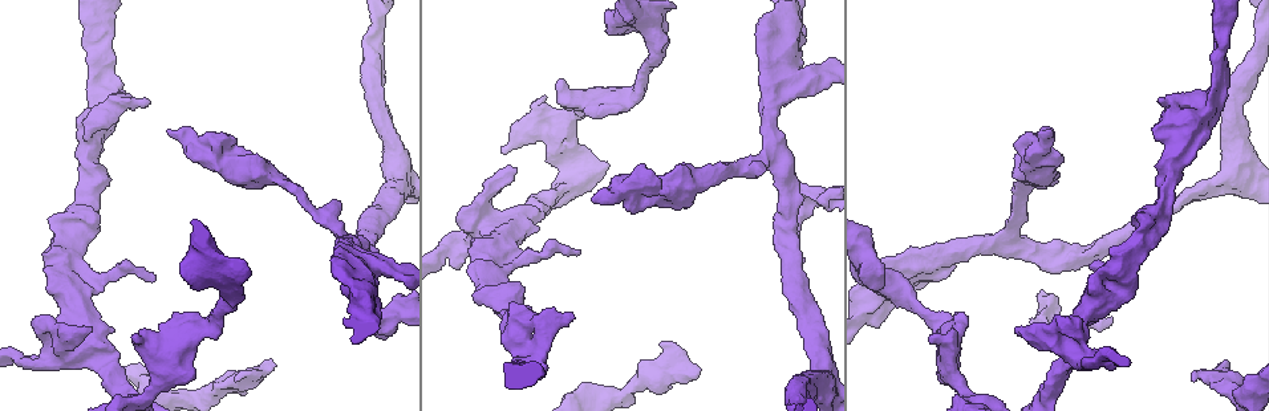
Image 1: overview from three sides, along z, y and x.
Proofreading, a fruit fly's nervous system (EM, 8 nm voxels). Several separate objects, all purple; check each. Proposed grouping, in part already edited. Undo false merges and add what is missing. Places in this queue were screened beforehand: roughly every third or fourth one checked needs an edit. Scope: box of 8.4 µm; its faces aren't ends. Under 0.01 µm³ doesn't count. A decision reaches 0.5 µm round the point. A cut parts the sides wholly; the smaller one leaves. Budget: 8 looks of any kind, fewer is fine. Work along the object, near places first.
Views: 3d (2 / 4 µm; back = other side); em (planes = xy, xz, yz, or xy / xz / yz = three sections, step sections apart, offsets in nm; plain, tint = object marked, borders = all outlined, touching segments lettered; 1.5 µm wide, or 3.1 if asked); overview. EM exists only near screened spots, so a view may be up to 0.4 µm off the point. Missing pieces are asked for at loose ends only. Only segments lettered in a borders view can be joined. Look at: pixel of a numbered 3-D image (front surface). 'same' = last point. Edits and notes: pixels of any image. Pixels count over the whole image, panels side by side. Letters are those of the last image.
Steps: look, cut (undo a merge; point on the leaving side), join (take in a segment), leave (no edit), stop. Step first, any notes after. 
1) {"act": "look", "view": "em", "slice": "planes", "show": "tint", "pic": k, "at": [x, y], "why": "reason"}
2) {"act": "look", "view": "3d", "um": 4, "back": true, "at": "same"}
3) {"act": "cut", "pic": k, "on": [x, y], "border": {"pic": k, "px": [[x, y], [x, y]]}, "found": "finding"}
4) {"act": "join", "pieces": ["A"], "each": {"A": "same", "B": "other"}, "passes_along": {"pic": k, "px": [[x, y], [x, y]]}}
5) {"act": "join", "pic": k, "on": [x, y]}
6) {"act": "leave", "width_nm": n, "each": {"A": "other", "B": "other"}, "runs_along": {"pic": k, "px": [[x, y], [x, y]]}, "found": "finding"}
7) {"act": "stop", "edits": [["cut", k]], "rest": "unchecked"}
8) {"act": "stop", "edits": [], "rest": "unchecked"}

{"act": "look", "view": "3d", "um": 4, "pic": 1, "at": [537, 229], "why": "stops while still wide"}

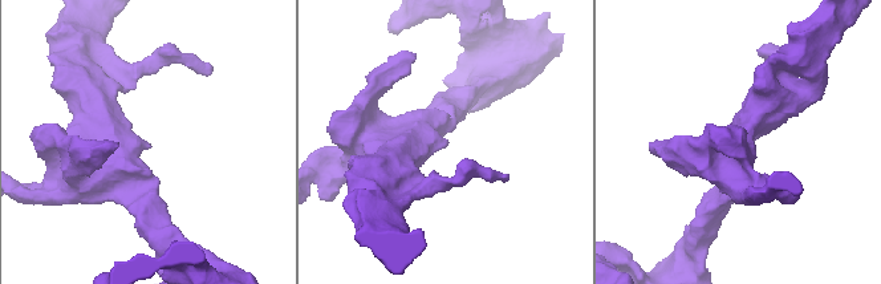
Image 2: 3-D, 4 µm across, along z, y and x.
{"act": "look", "view": "em", "slice": "xy", "step": 4, "show": "borders", "pic": 2, "at": [446, 143], "why": "now the EM"}

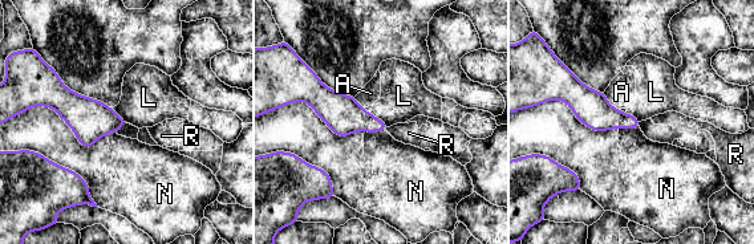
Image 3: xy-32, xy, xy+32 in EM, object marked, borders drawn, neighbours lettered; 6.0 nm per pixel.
{"act": "leave", "each": {"A": "other", "L": "other", "N": "other", "R": "other"}, "border": {"pic": 3, "px": [[363, 108], [388, 126]]}, "found": "none of them fits"}

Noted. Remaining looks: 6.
{"act": "look", "view": "3d", "um": 2, "pic": 1, "at": [695, 377], "why": "branch stops here"}

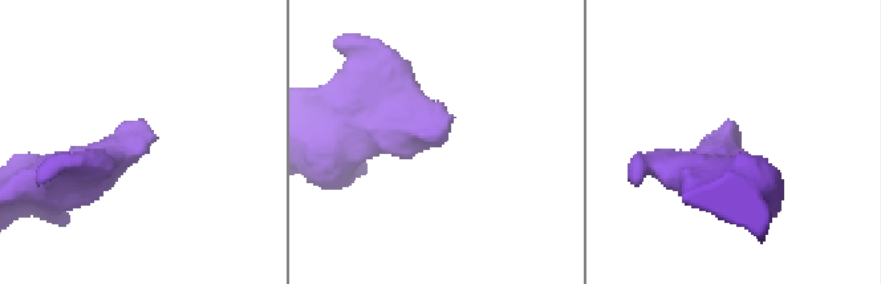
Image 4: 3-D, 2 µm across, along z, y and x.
{"act": "look", "view": "em", "slice": "planes", "show": "borders", "pic": 4, "at": [148, 131], "why": "need the tissue"}

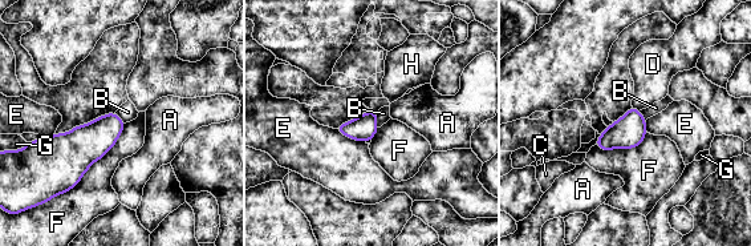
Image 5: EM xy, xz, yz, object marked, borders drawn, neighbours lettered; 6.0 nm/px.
{"act": "leave", "longest_contact_nm": ["F", 600], "each": {"A": "other", "B": "other", "C": "other", "D": "other", "E": "other", "F": "other", "G": "other", "H": "other"}, "found": "no lettered segment goes on from it"}

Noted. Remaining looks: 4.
{"act": "look", "view": "em", "slice": "planes", "show": "borders", "pic": 1, "at": [572, 319], "why": "stops while still wide"}

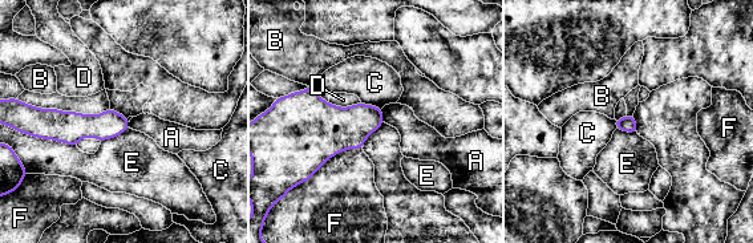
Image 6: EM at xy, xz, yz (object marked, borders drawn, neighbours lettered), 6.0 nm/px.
{"act": "leave", "each": {"A": "other", "B": "other", "C": "other", "D": "other", "E": "other", "F": "other"}, "runs_along": {"pic": 6, "px": [[41, 117], [56, 125], [125, 125]]}, "found": "none of them fits"}

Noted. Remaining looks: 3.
{"act": "stop", "edits": [], "rest": "unchecked"}

